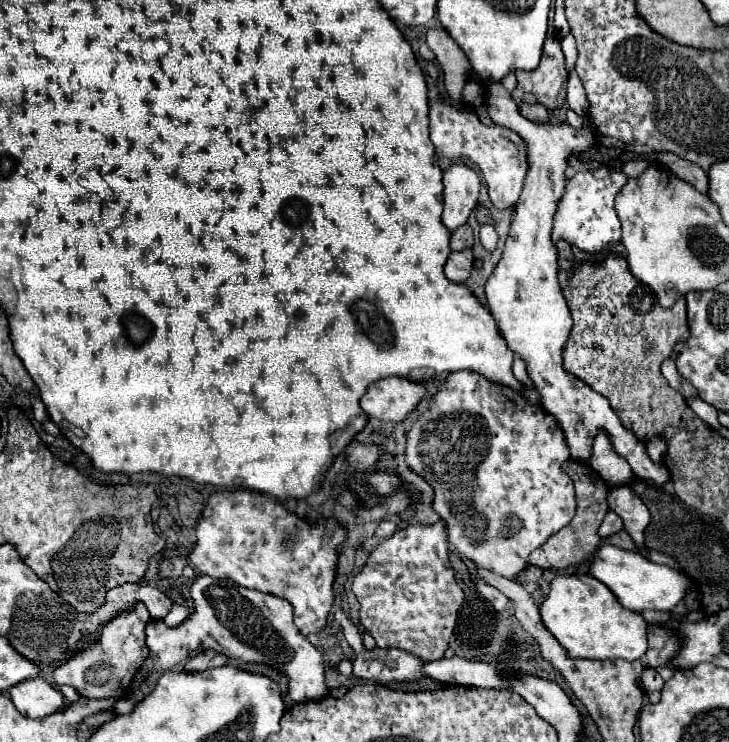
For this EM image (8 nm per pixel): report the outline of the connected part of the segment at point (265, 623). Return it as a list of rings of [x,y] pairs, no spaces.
[[[208,575],[196,577],[190,587],[190,597],[194,613],[180,625],[166,627],[162,619],[152,619],[146,625],[146,645],[150,655],[140,673],[164,671],[204,649],[212,649],[230,659],[272,663],[274,667],[282,669],[290,679],[286,707],[298,701],[304,703],[328,695],[324,685],[324,659],[320,651],[296,629],[292,621],[292,605],[286,599],[256,589],[246,589],[236,583],[220,583],[220,579]]]

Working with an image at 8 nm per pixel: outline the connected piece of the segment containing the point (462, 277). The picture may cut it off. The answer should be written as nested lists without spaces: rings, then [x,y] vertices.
[[[458,251],[458,253],[450,253],[448,261],[444,265],[444,273],[450,281],[454,283],[464,283],[470,277],[472,271],[472,251]]]

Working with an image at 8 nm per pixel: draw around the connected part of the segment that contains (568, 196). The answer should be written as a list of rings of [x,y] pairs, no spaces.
[[[600,165],[594,171],[588,171],[588,169],[578,171],[572,179],[568,179],[564,195],[558,201],[558,207],[554,213],[552,241],[558,243],[558,239],[564,239],[566,243],[576,245],[580,251],[586,251],[586,253],[600,253],[606,245],[620,243],[622,229],[614,209],[614,199],[626,181],[628,177],[622,171],[608,165]]]

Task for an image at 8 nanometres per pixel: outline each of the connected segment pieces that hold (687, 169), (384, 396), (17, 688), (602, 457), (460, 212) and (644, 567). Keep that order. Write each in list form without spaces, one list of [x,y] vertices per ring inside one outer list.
[[[670,153],[658,155],[658,161],[666,171],[678,175],[680,179],[684,179],[686,183],[696,187],[696,191],[700,191],[704,195],[708,193],[708,175],[696,163],[690,163],[686,159],[680,159],[678,155],[670,155]]]
[[[386,377],[374,381],[360,399],[360,407],[366,415],[384,421],[402,421],[424,397],[424,387],[420,383],[408,381],[404,377]]]
[[[42,677],[26,679],[10,687],[8,693],[18,711],[28,717],[46,717],[54,711],[60,711],[64,705],[62,693],[46,683]]]
[[[600,433],[596,437],[596,441],[594,441],[590,465],[594,467],[594,471],[600,473],[600,477],[610,487],[628,485],[632,481],[632,477],[634,477],[628,461],[612,451],[612,445],[610,445],[610,441],[608,441],[608,437],[604,433]]]
[[[452,165],[443,172],[442,223],[446,229],[456,231],[464,225],[478,203],[480,179],[466,165]]]
[[[602,543],[600,549],[592,555],[588,575],[594,575],[598,581],[602,581],[616,595],[618,603],[630,611],[672,611],[690,587],[690,579],[680,571],[666,565],[656,565],[638,551],[626,551],[610,543]]]

